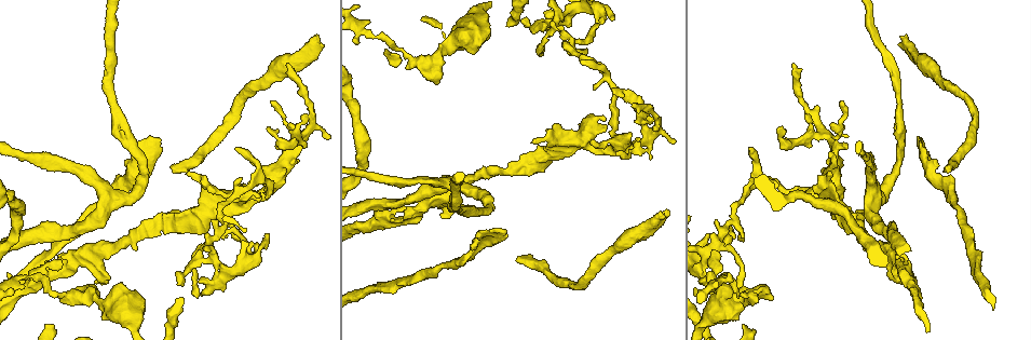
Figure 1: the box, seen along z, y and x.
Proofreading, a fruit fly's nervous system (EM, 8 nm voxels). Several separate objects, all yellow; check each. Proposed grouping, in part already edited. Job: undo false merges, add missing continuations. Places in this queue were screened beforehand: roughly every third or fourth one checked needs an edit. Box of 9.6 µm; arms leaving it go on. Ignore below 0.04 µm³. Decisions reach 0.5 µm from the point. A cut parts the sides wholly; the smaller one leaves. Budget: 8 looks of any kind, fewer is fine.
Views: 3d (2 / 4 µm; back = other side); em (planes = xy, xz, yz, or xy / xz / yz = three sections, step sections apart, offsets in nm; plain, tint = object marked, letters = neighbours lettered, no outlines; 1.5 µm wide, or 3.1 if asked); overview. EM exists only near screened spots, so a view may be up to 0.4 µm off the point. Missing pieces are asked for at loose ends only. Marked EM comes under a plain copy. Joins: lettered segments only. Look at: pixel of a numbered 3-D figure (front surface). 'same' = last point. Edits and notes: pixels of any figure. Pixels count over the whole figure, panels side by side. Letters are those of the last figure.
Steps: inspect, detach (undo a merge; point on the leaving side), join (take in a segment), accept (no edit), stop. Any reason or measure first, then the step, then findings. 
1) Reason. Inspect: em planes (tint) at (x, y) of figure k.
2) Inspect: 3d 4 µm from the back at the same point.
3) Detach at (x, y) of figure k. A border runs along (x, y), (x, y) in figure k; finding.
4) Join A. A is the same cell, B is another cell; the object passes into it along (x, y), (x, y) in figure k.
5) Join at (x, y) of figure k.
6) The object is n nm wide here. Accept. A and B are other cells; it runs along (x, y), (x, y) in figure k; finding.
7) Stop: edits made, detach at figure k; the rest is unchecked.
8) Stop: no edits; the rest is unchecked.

Inspect: em xz step 4 (tint) at (212, 250) of figure 1.

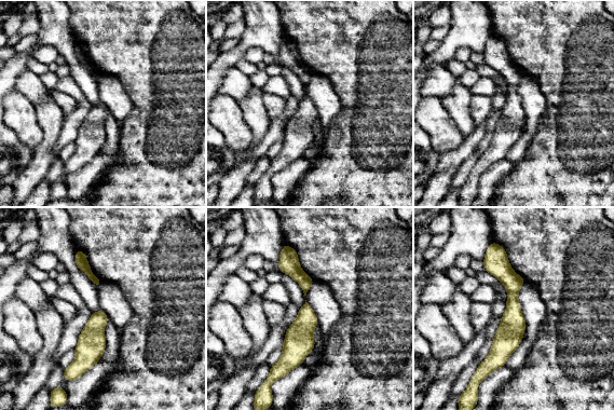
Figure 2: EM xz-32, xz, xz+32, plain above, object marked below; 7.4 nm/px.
Cut it another way. Inspect: em planes (letters) at the same point.

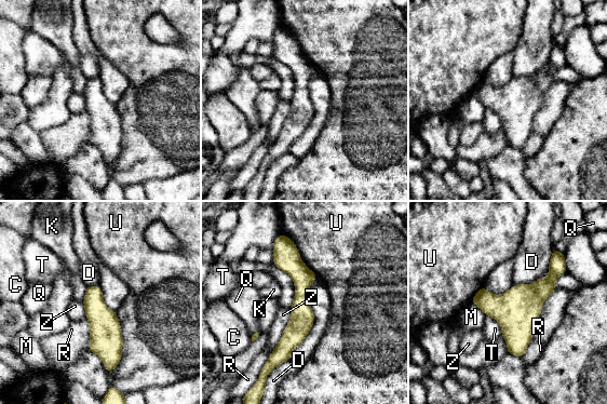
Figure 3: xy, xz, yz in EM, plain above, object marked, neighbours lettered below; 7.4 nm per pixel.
The object is 180 nm wide here. Accept. C, D, K, M, Q, R, T, U and Z are other cells; a border runs along (274, 265), (294, 284), (289, 308) in figure 3; all the same neuron.

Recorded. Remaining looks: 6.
Branch stops here. Inspect: 3d 4 µm at (772, 300) of figure 1.

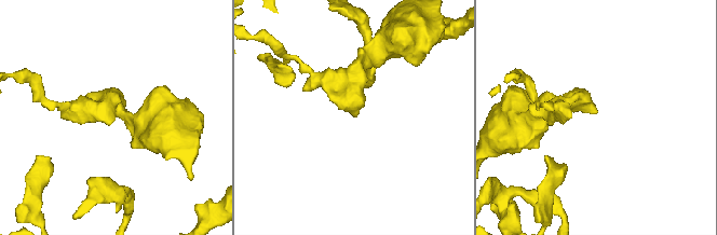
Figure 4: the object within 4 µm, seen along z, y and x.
Inspect: em planes (letters) at (354, 113) of figure 4.

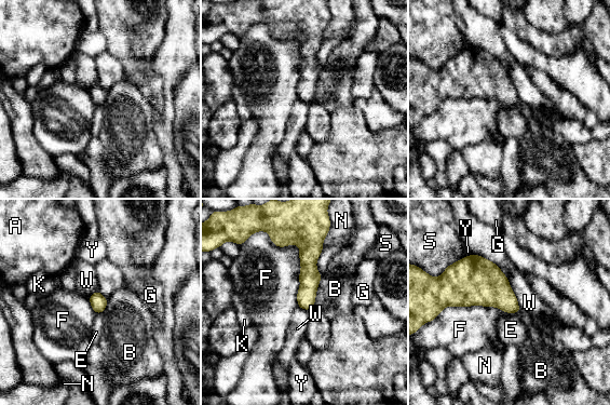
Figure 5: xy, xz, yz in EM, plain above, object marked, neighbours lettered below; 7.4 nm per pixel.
Accept. A, B, E, F, G, K, N, S, W and Y are other cells; a border runs along (507, 281), (520, 310) in figure 5; none of them fits.

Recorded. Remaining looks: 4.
Inspect: em planes (letters) at (441, 215) of figure 1.

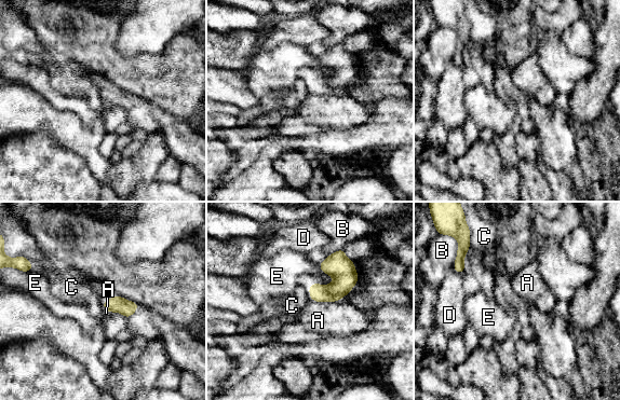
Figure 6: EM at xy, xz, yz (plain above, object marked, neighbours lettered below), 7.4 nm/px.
The object is 130 nm wide here; the longest contact is with C, 280 nm. Accept. A, B, C, D and E are other cells; no lettered segment goes on from it.

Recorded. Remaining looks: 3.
Stop: no edits; the rest is unchecked.

